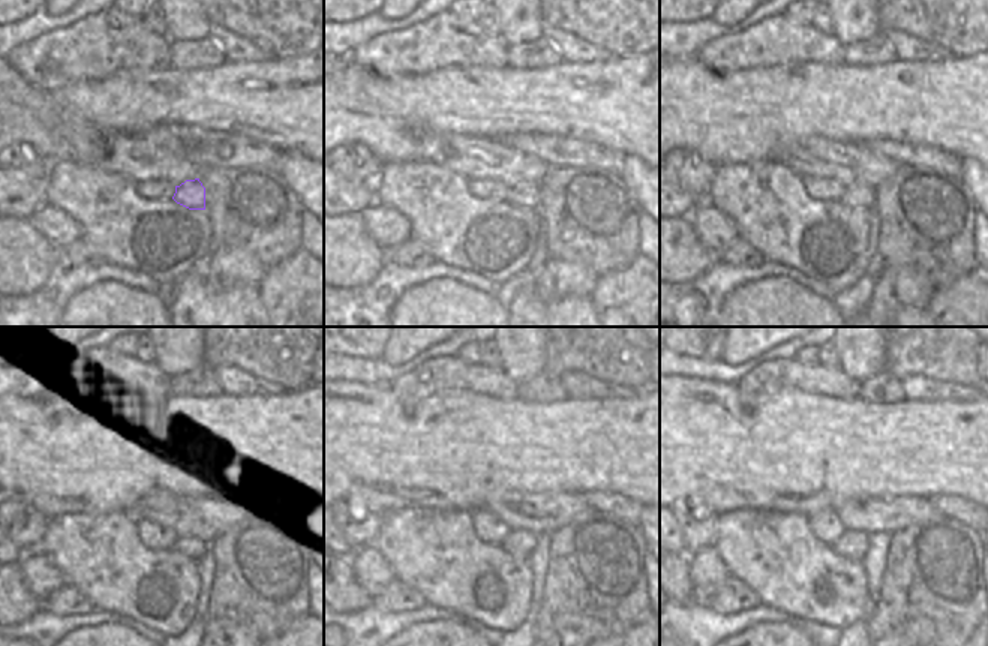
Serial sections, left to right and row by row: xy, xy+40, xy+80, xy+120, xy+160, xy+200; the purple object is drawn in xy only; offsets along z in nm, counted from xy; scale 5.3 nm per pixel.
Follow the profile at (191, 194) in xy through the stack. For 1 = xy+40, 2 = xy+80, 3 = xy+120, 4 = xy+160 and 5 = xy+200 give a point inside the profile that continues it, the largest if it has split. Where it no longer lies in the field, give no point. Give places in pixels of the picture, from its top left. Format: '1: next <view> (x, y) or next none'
1: next xy+40 (528, 195)
2: next xy+80 (858, 197)
3: next xy+120 (192, 547)
4: next xy+160 (520, 544)
5: next xy+200 (852, 544)

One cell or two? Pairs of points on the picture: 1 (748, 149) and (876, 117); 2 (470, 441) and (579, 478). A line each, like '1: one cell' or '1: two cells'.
1: one cell
2: one cell

